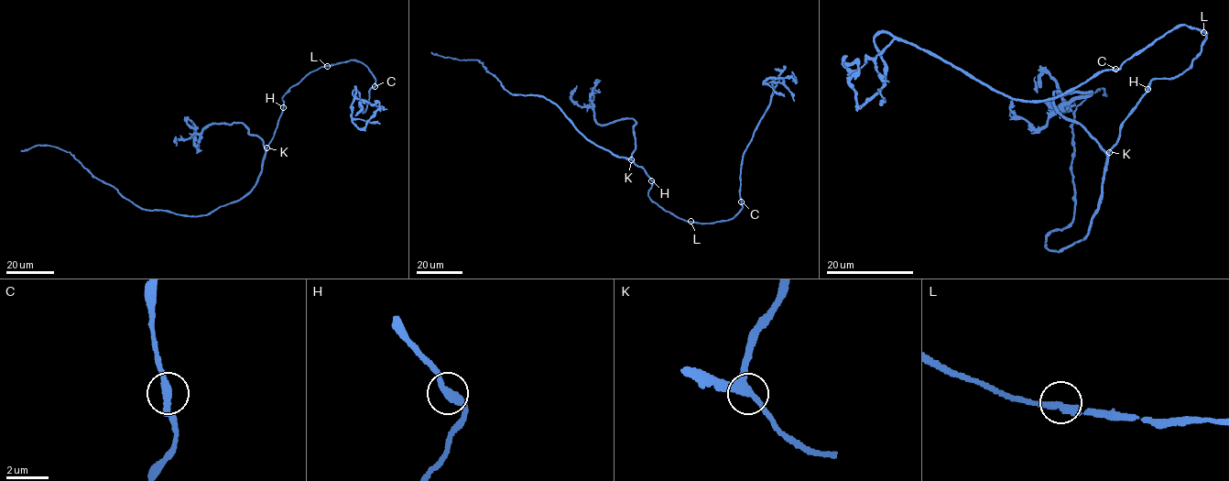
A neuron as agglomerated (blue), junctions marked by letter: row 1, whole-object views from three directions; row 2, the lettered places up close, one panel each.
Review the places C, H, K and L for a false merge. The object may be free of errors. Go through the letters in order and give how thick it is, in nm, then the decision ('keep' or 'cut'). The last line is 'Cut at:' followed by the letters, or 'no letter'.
C: 360 nm thick; keep
H: 360 nm thick; keep
K: 320 nm thick; keep
L: 300 nm thick; keep
Cut at: no letter

